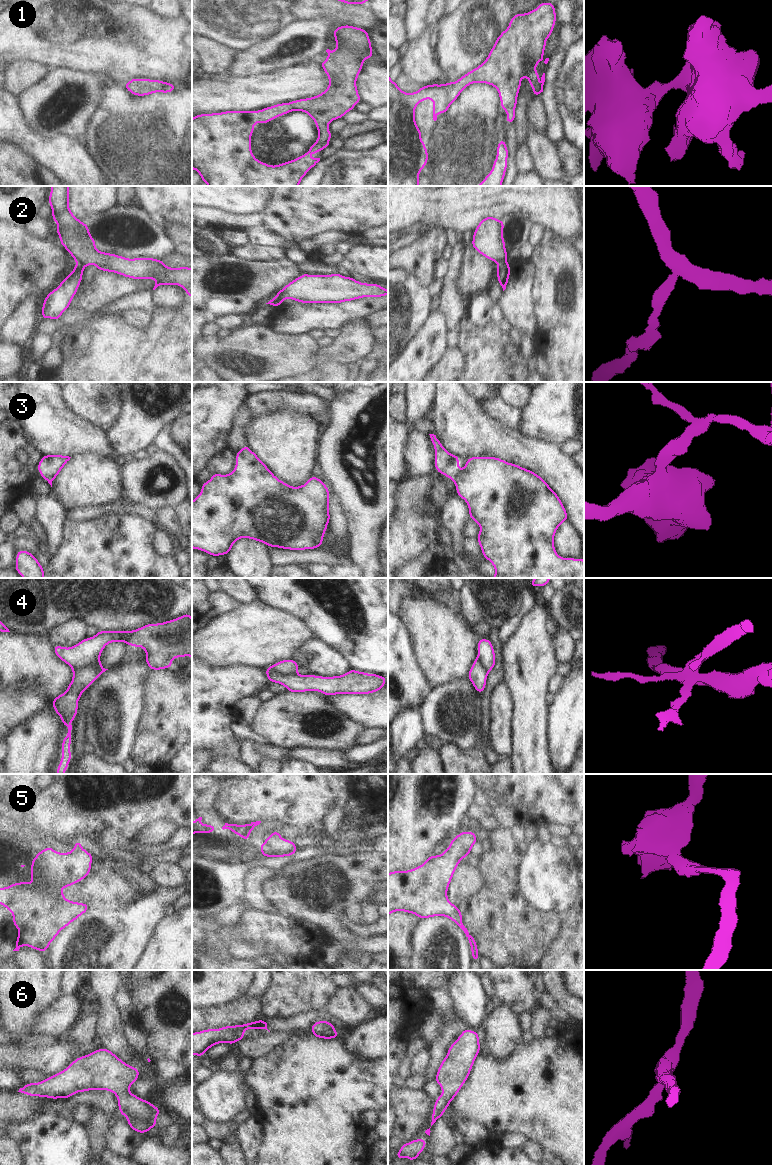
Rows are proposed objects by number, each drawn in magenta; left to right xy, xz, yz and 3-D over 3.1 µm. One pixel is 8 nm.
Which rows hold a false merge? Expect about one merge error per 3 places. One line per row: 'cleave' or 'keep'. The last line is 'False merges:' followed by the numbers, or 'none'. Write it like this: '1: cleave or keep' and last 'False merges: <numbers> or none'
1: keep
2: cleave
3: cleave
4: cleave
5: keep
6: keep
False merges: 2, 3, 4

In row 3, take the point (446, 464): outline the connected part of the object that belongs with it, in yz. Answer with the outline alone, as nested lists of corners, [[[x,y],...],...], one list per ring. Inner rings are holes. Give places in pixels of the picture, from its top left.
[[[429,434],[435,449],[435,469],[449,479],[455,480],[460,473],[459,456],[449,453],[434,434]]]

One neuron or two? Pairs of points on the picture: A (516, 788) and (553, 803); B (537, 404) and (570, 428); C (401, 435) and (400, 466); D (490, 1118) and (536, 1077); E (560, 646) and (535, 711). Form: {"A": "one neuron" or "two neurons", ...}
{"A": "one neuron", "B": "one neuron", "C": "one neuron", "D": "one neuron", "E": "two neurons"}

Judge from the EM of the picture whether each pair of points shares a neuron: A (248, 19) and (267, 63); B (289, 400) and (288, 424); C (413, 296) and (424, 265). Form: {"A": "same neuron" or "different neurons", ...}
{"A": "different neurons", "B": "different neurons", "C": "different neurons"}

